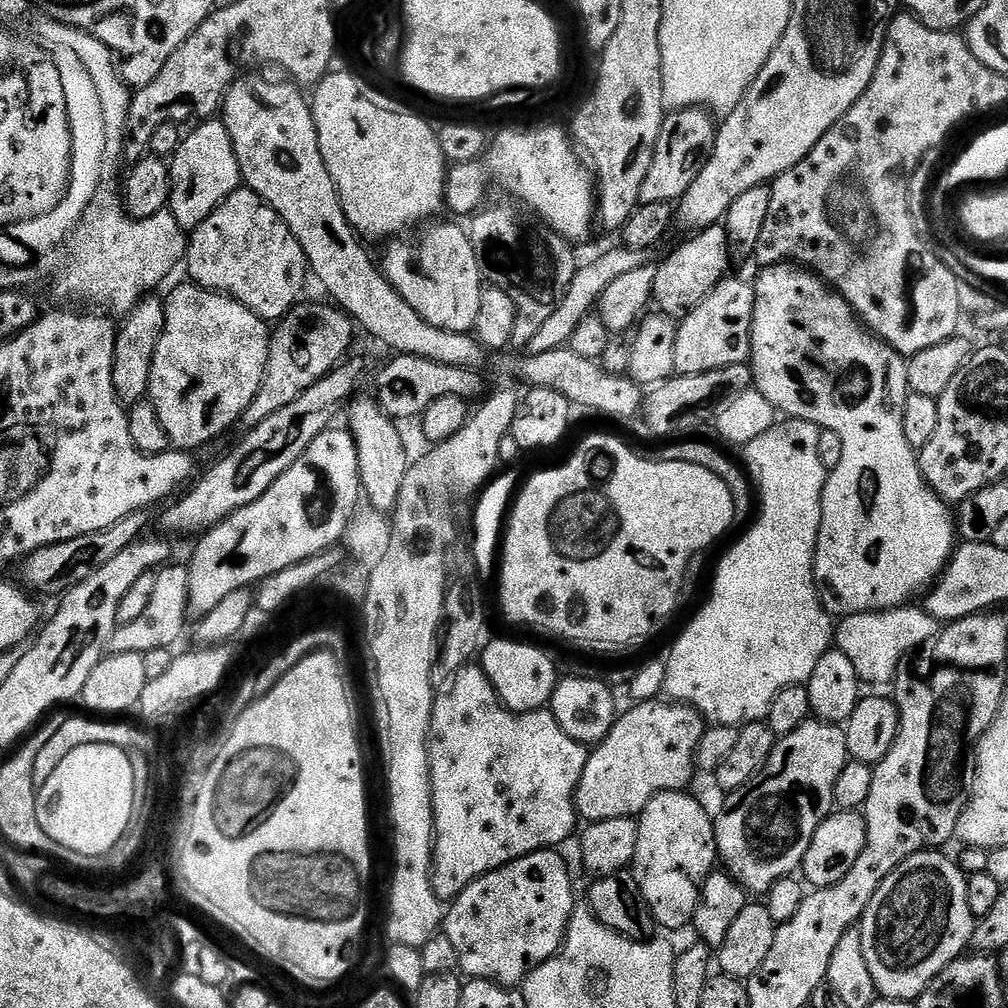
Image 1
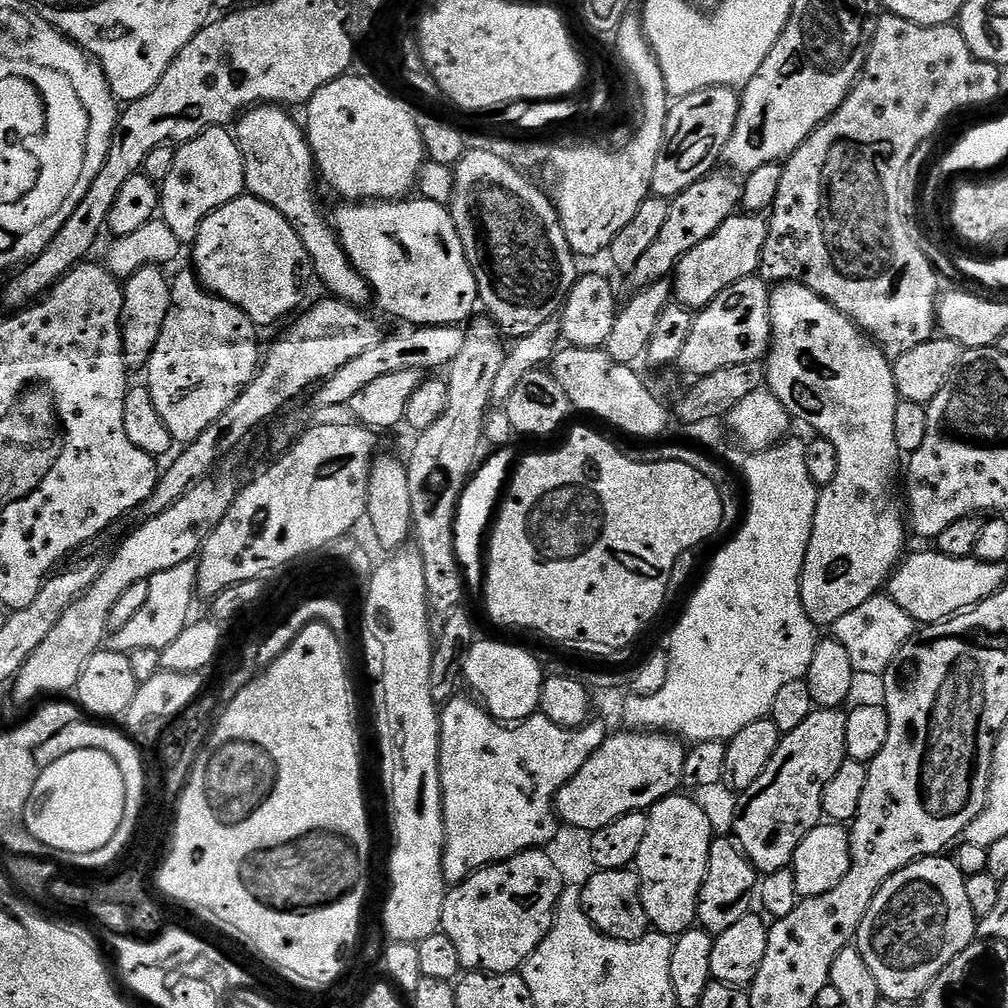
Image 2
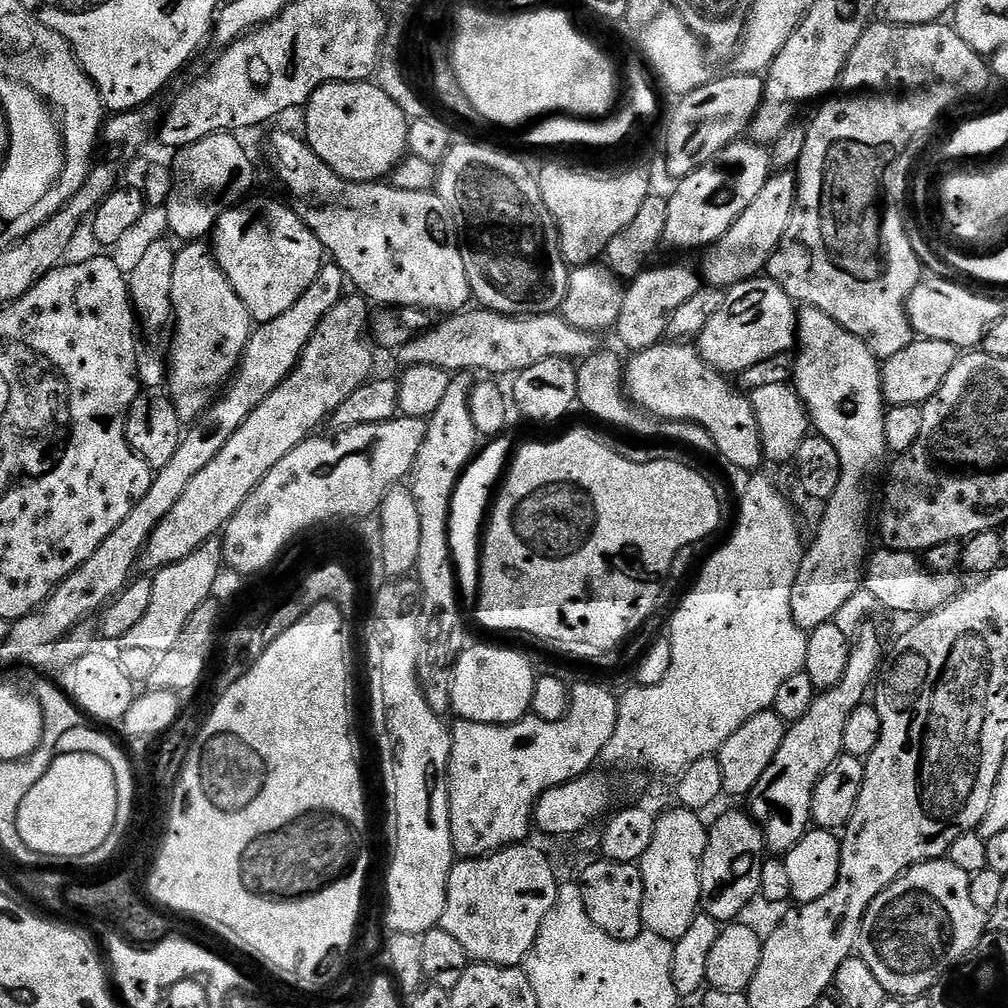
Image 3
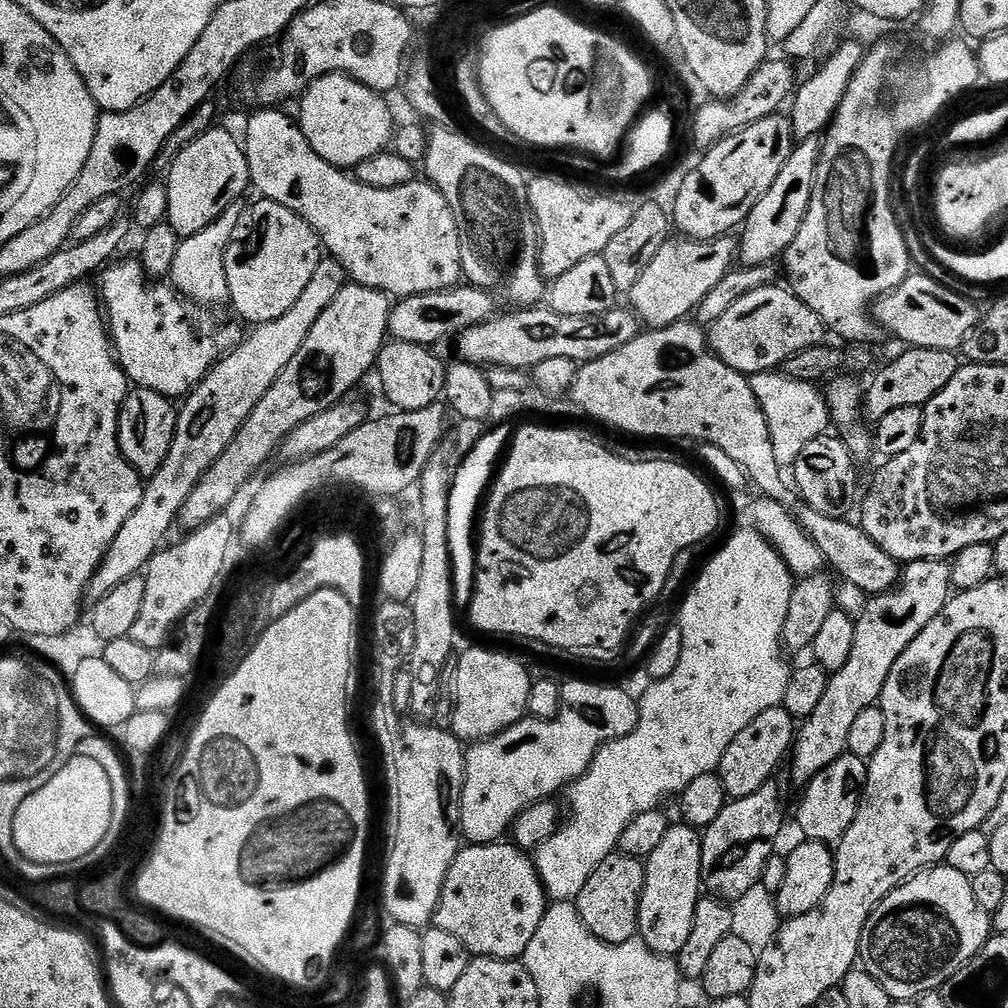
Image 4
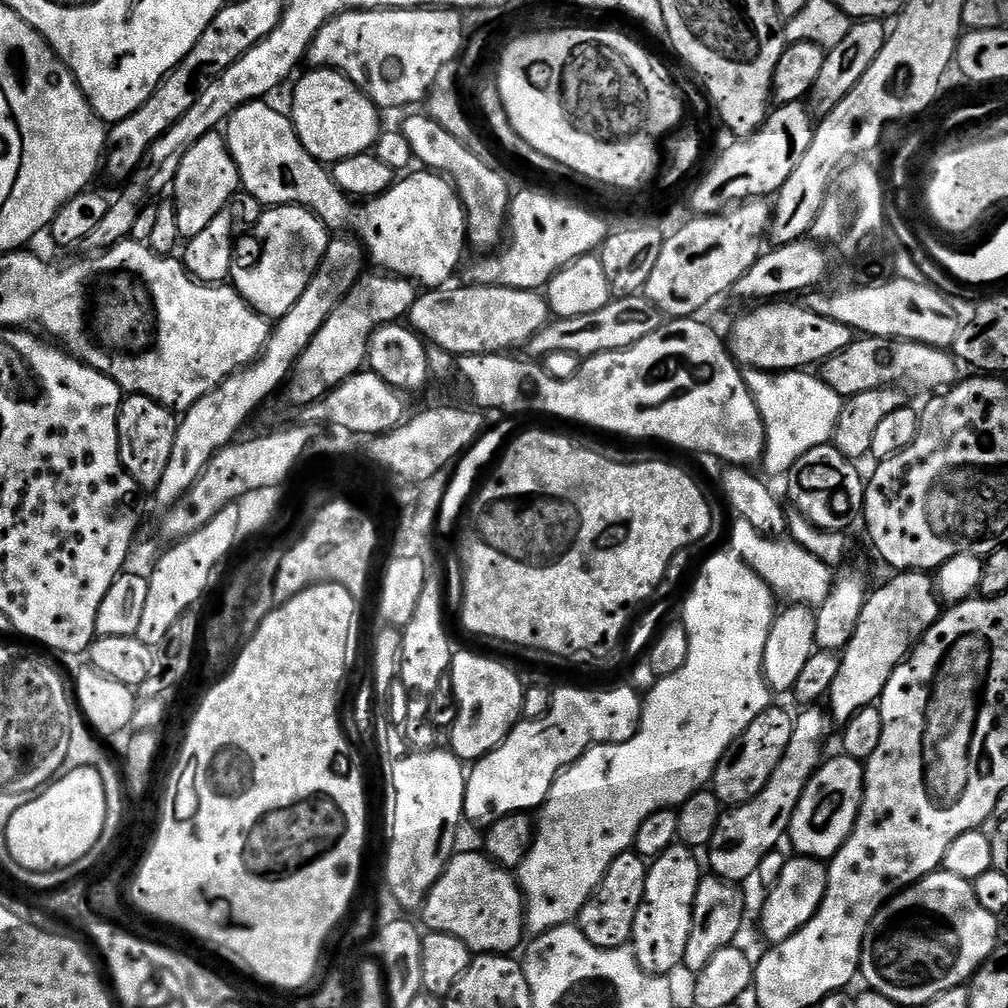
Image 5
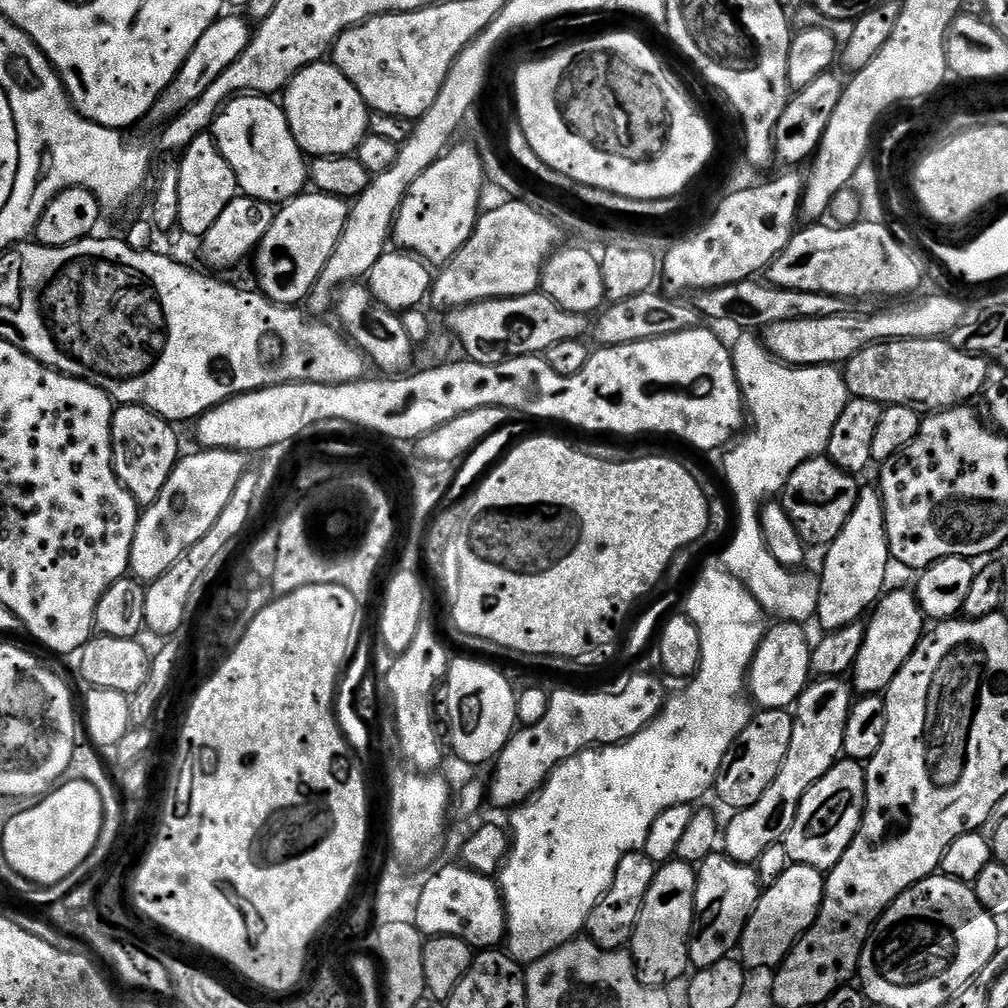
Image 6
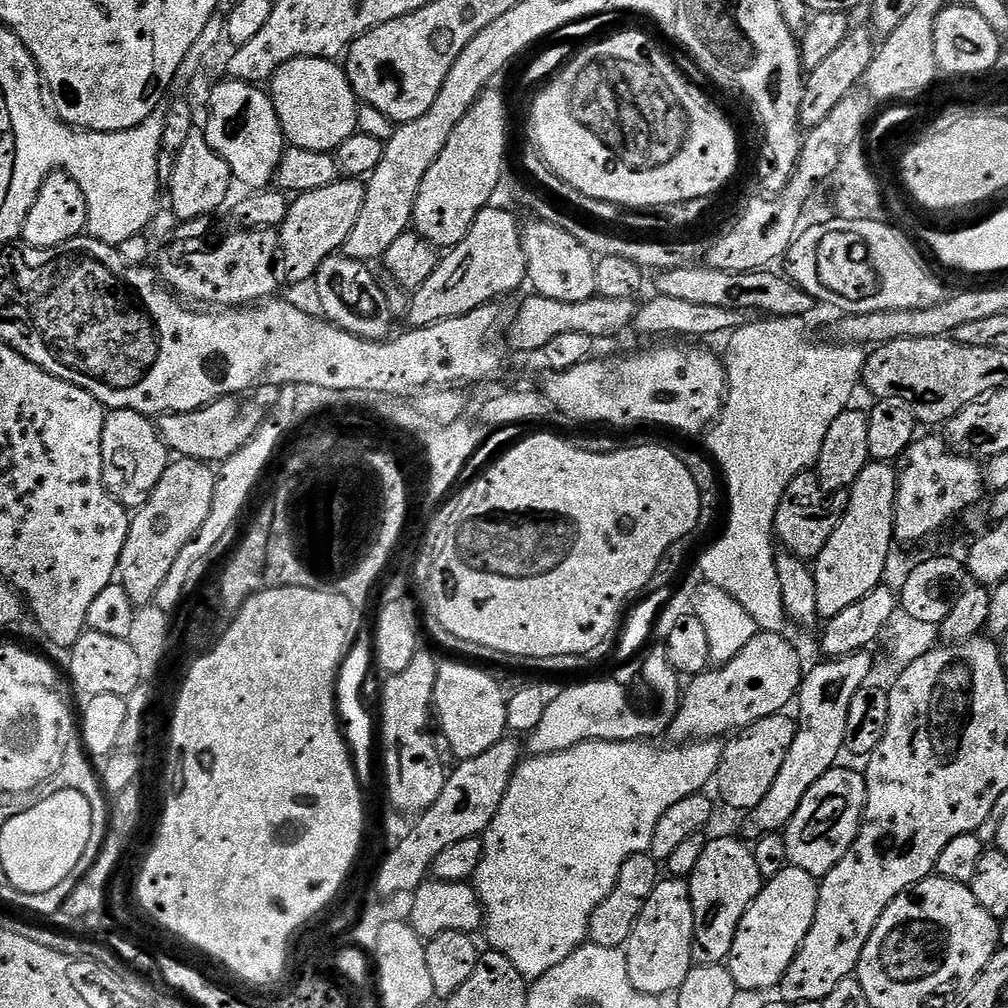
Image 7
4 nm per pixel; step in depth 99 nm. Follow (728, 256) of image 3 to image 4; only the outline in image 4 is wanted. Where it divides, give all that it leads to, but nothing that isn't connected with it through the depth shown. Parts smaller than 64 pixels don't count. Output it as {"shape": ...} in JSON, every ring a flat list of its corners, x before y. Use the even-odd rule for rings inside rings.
{"shape":[[819,139,799,141,793,147,790,158,786,158,782,174,774,178,774,186,770,186,770,190,762,194,762,202,758,202,758,206,754,206,744,219,742,231,739,233,741,236,738,236,738,260,741,265,749,268,759,264,771,265,779,261,790,242,798,238,798,230,802,230,802,222,810,206,810,194,814,190,814,174,820,157,820,145]]}

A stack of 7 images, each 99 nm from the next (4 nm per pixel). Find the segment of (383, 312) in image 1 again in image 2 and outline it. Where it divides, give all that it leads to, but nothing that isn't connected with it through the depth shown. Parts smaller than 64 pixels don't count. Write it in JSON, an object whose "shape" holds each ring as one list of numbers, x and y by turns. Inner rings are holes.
{"shape":[[262,104,249,108,235,121,236,145,244,159,244,186,247,195,256,196,262,202,274,206,290,226,302,238,308,257,312,259,311,271,329,288,335,299,352,304,361,310,373,303,374,297,366,278,358,274,350,262,342,242,336,237,331,219,324,216,324,208,316,201,312,183,318,180,316,159,308,144,305,129,291,116,291,111,275,104]]}

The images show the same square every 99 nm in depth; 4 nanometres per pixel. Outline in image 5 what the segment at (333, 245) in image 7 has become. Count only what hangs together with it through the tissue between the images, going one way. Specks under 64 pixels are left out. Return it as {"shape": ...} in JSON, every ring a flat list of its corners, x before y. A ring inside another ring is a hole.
{"shape":[[297,204,269,207,261,211,253,224,256,225,245,240,240,238,235,241,230,284,255,312,259,312,261,316,279,318,286,314,286,310,290,310,290,306,294,306,294,302,298,302,298,298,302,298,302,290,306,290,310,278,316,273,326,254,330,230,312,211,300,208]]}

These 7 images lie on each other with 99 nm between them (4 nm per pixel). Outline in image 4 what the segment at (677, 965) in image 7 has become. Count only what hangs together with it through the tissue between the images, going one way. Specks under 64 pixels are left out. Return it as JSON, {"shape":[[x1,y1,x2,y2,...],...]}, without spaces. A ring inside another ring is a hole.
{"shape":[[676,822,666,830,666,838,662,838,658,850,646,857,638,936,659,956,679,957,690,938,690,930,694,930,694,910,702,898,701,839,697,829]]}

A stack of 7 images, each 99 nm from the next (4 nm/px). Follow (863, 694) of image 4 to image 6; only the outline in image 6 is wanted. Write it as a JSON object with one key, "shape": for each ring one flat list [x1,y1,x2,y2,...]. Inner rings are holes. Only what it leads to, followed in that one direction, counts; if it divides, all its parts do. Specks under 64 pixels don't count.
{"shape":[[904,588,885,591,866,620,862,650,858,650,858,658,850,673,853,689,860,694,887,693,890,682,894,682,898,670,902,670,910,654,914,654,925,631,926,617,916,600,915,591,908,589,907,592]]}

